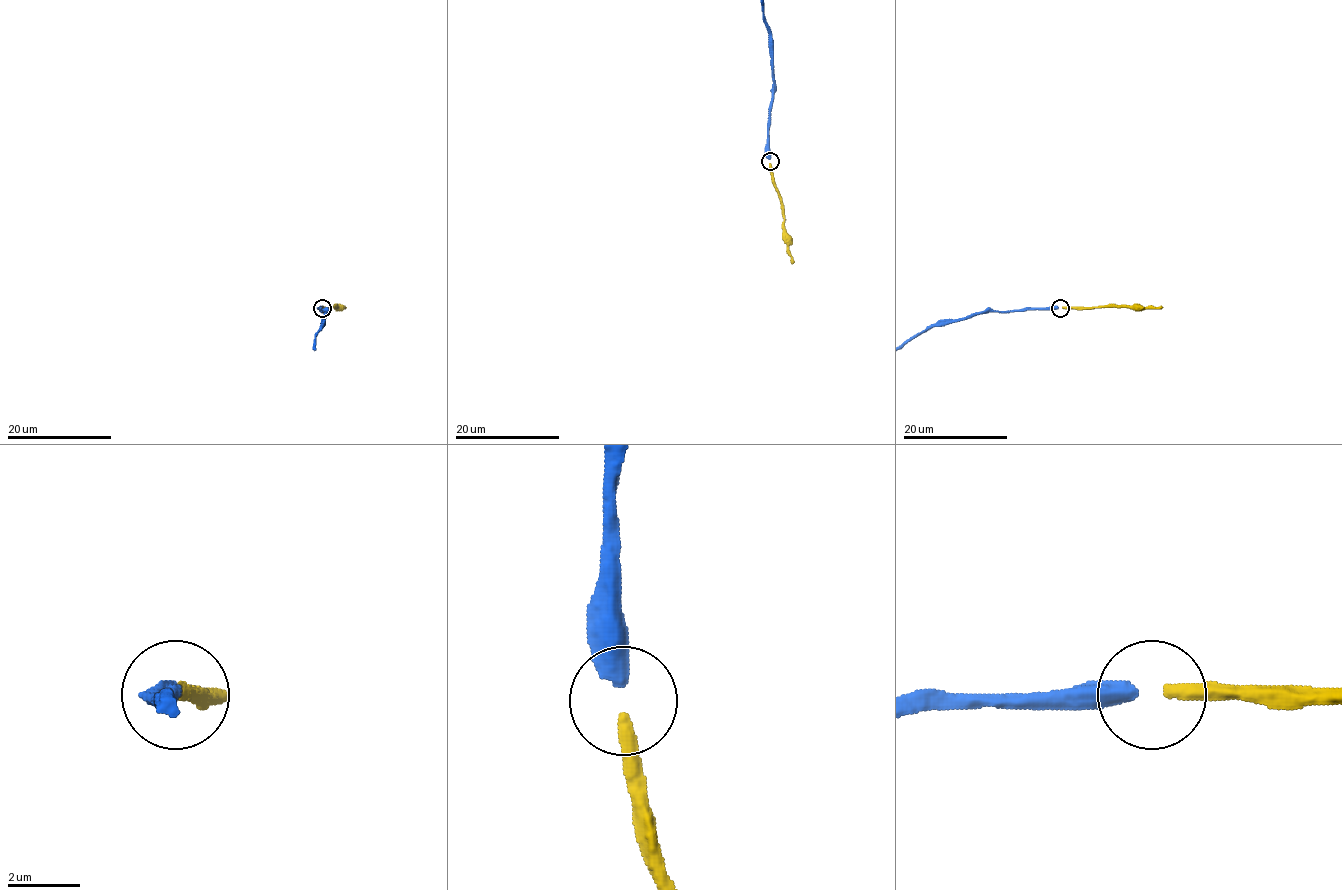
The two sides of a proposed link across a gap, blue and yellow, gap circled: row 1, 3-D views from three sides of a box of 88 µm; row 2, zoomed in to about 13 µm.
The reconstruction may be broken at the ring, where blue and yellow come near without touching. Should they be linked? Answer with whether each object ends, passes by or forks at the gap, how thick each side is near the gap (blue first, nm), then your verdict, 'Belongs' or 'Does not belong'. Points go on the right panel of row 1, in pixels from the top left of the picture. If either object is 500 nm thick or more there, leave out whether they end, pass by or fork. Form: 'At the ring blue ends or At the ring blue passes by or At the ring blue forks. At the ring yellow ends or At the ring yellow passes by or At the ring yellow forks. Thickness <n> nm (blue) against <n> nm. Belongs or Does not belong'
At the ring blue ends. At the ring yellow ends. Thickness 480 nm (blue) against 400 nm. Belongs

